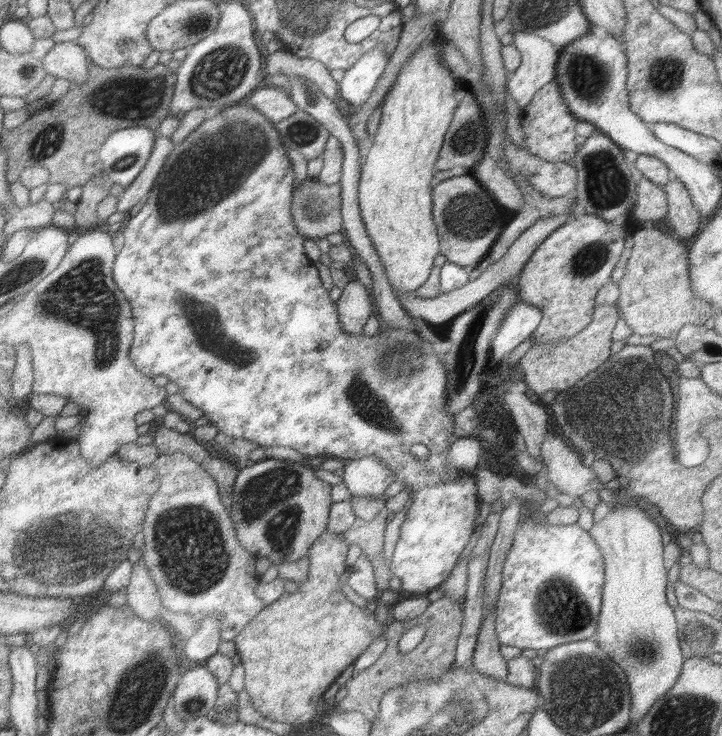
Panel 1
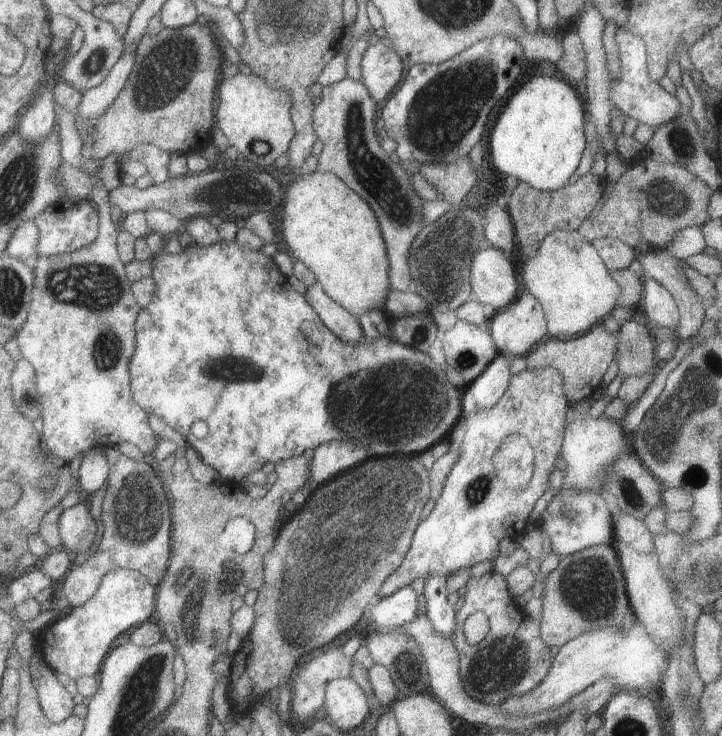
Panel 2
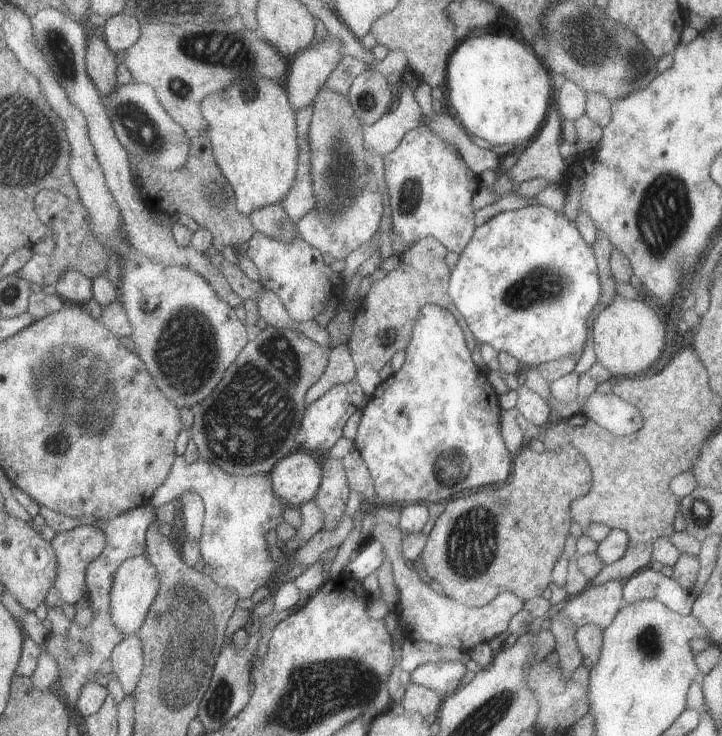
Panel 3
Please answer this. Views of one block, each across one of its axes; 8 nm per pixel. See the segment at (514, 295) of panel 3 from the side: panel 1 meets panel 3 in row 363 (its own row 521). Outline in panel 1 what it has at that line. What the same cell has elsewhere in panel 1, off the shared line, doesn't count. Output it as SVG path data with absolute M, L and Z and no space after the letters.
M539 506L529 508L529 516L521 516L521 526L513 538L503 564L501 594L495 608L495 634L499 646L513 646L523 650L551 650L555 646L579 640L591 640L597 630L601 612L601 592L605 582L603 556L587 530L575 524L551 524L547 512L541 514Z

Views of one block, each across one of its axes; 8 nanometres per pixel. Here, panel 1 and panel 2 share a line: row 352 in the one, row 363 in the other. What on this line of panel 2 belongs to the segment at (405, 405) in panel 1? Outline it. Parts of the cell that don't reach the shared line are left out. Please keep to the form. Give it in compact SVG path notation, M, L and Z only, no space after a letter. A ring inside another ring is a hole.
M215 242L213 246L201 248L191 244L189 248L183 248L177 256L163 254L157 260L151 260L153 270L151 278L155 282L155 294L147 308L143 308L135 322L135 334L137 334L137 348L129 360L129 374L131 374L131 394L133 400L147 412L155 414L157 418L165 420L167 426L171 426L175 432L179 432L201 456L203 464L211 466L217 472L217 478L223 482L241 482L247 474L261 470L265 462L283 462L287 458L301 456L307 448L315 450L321 444L327 442L351 442L359 444L363 448L371 448L371 456L387 456L387 452L401 452L401 454L423 454L425 448L433 448L433 442L443 438L443 434L463 418L463 394L459 388L453 388L447 382L447 374L441 370L439 364L433 364L431 358L415 348L409 348L395 338L377 336L375 340L367 340L365 336L349 344L345 340L339 340L315 314L315 310L309 306L309 302L293 290L287 282L287 276L283 276L277 266L273 264L273 258L263 256L261 250L255 252L251 248L239 246L239 242ZM195 420L201 420L207 424L207 436L195 438L191 436L189 428Z

